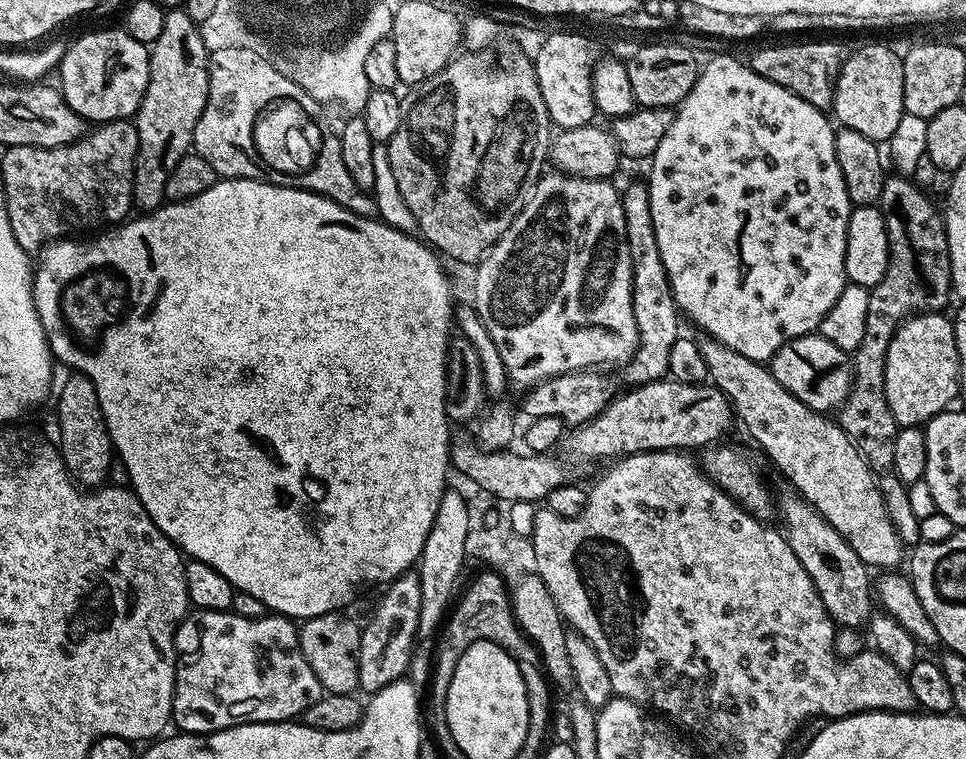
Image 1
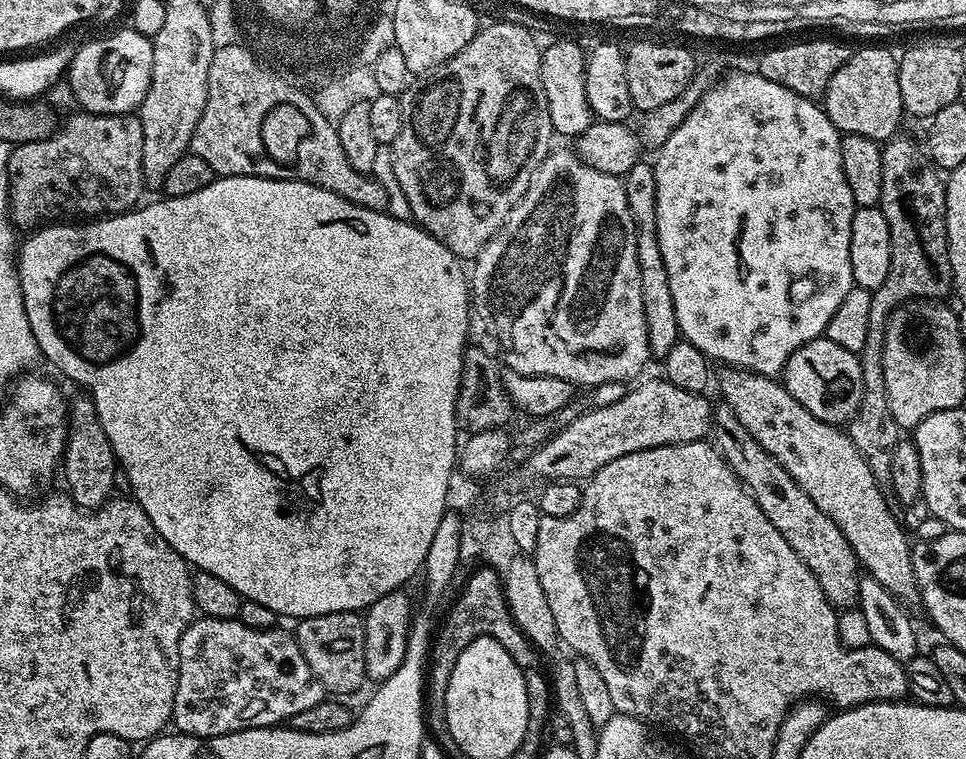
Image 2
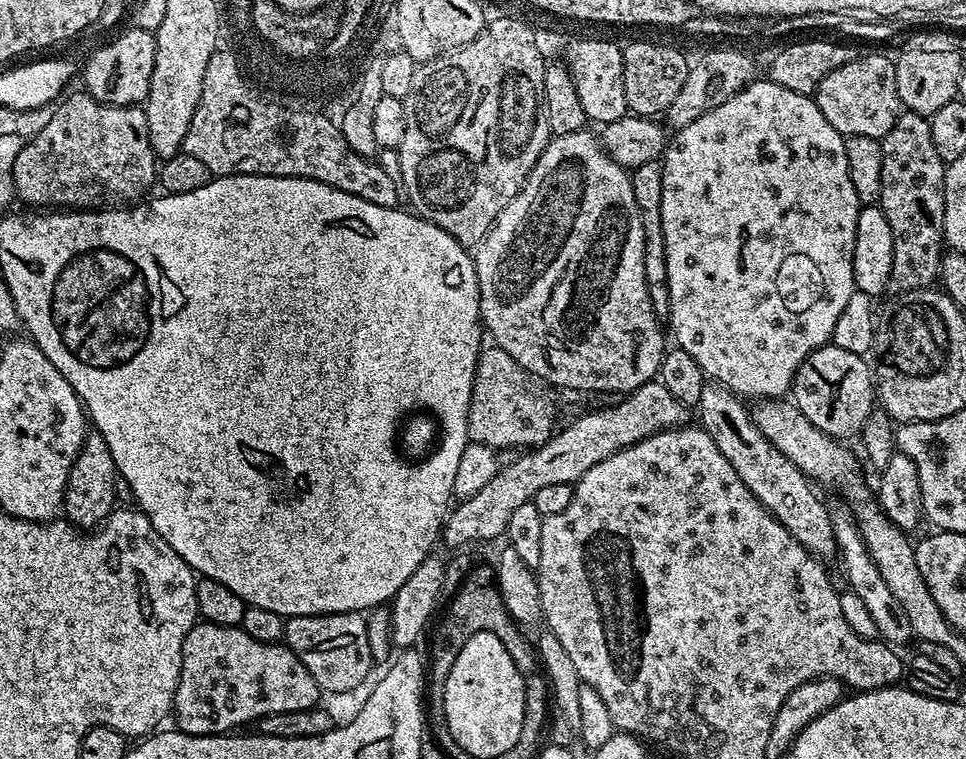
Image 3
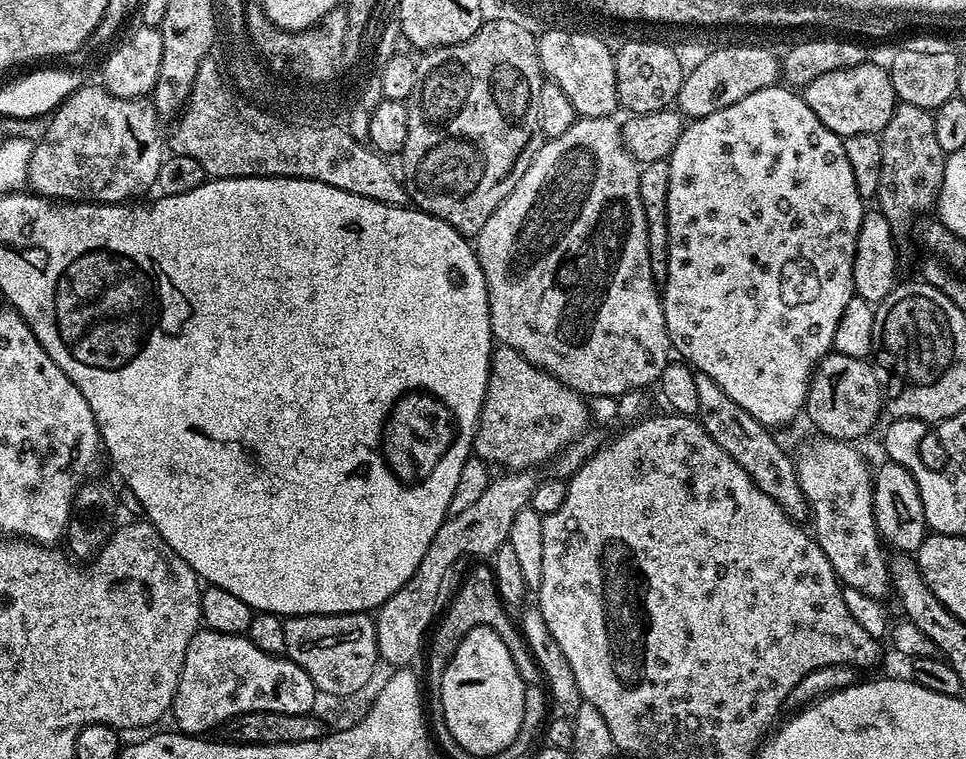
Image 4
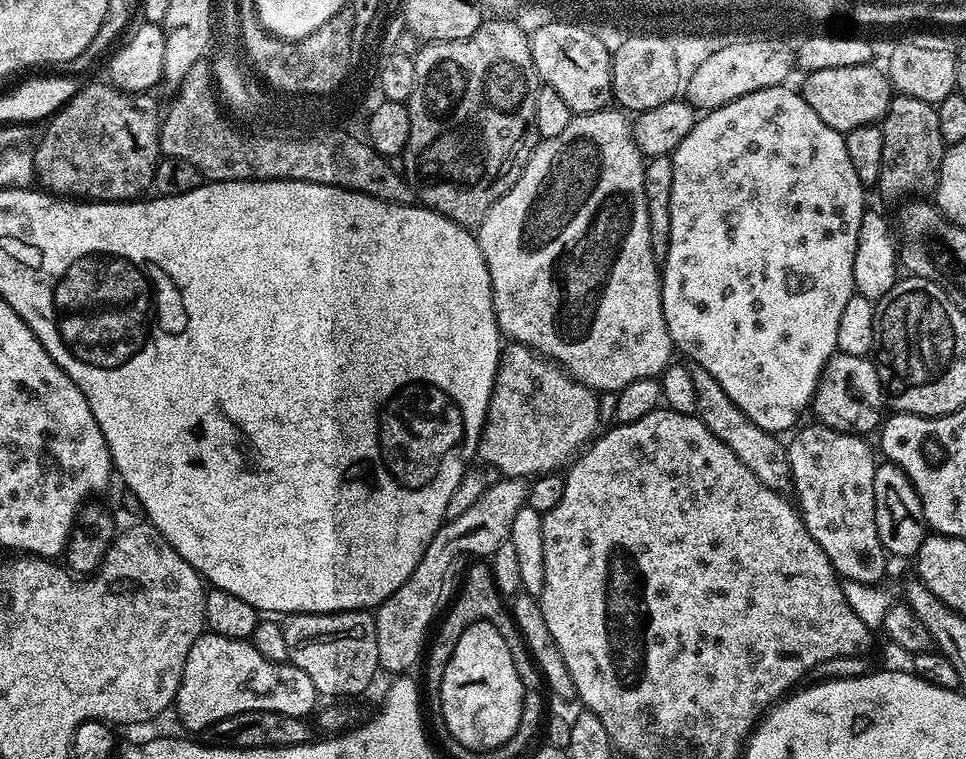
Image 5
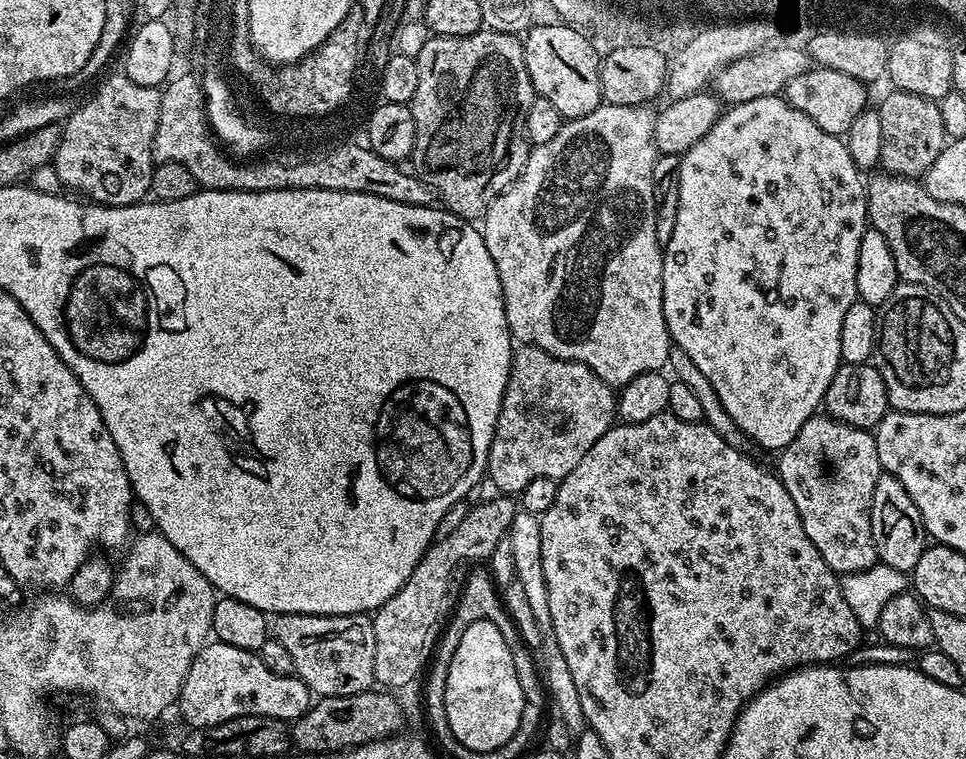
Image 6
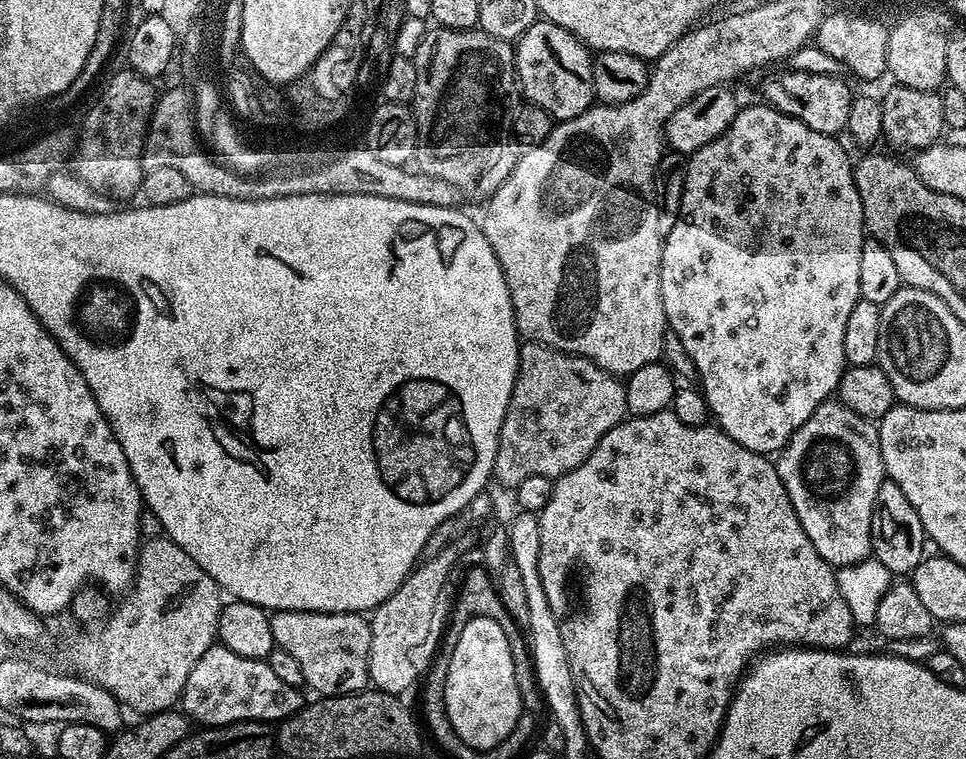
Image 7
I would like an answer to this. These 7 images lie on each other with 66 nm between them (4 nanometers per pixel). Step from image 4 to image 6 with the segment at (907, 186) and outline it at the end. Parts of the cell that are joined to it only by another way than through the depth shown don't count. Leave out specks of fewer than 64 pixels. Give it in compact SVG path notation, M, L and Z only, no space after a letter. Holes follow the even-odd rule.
M899 90L889 93L889 96L878 104L882 118L882 154L879 167L893 176L923 177L946 145L940 105L935 100L918 98L918 94Z

